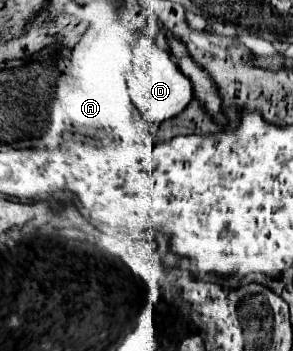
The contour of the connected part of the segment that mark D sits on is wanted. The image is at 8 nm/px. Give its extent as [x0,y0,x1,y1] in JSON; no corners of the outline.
[127,44,193,124]

